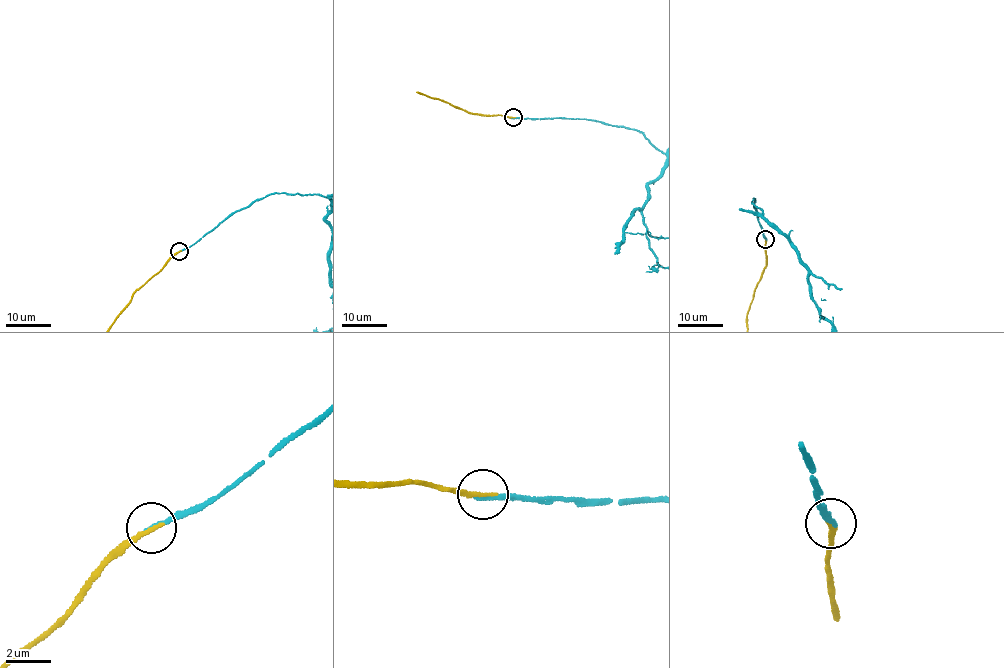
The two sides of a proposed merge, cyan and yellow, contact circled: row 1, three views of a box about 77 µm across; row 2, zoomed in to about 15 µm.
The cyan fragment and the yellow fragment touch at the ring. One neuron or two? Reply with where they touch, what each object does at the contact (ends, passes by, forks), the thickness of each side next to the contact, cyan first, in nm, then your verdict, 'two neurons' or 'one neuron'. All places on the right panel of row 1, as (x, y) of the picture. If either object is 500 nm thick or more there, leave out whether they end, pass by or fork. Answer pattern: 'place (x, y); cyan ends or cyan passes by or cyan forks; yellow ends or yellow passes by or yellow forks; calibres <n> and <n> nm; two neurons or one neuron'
place (765, 239); cyan ends; yellow ends; calibres 200 and 220 nm; one neuron

